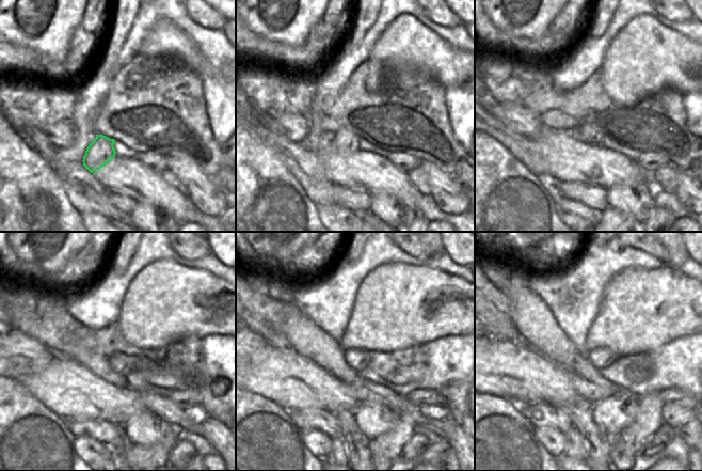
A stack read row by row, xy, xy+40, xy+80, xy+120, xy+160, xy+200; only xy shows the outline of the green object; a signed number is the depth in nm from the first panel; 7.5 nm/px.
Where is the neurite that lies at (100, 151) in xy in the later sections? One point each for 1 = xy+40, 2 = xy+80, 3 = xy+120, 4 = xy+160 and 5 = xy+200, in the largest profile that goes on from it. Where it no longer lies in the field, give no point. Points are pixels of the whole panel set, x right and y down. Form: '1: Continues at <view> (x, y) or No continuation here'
1: Continues at xy+40 (344, 141)
2: Continues at xy+80 (588, 134)
3: Continues at xy+120 (117, 361)
4: Continues at xy+160 (357, 359)
5: Continues at xy+200 (600, 358)

